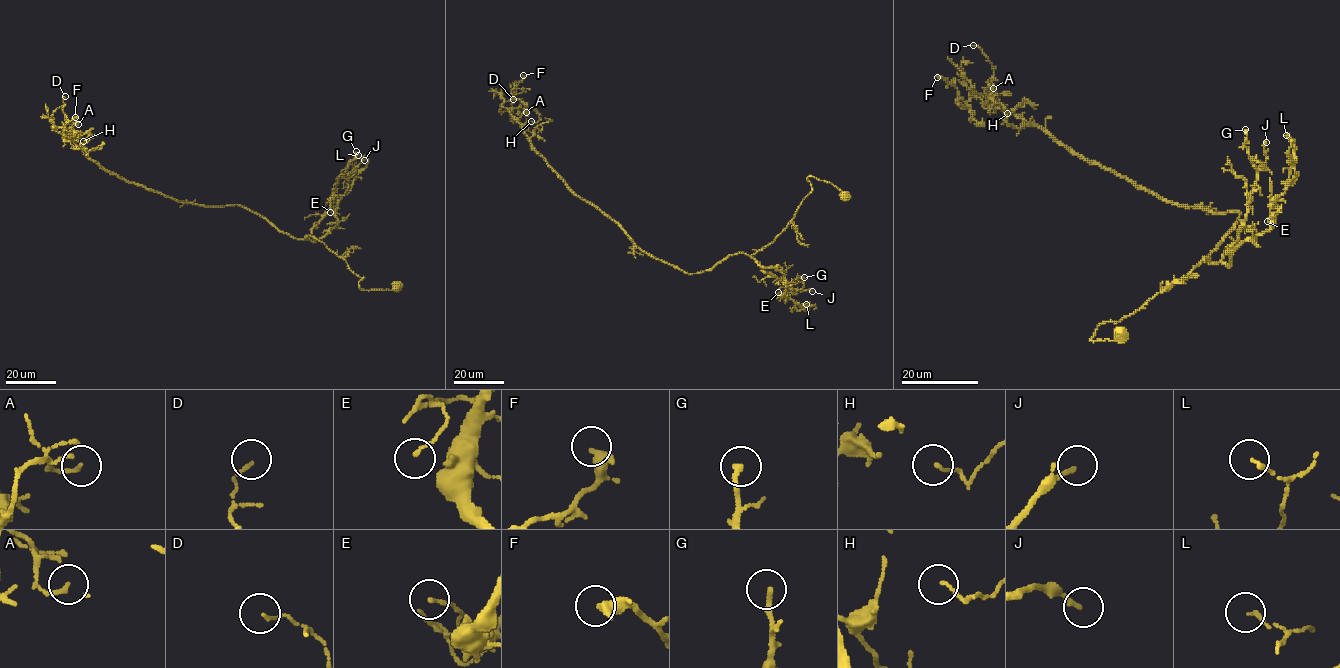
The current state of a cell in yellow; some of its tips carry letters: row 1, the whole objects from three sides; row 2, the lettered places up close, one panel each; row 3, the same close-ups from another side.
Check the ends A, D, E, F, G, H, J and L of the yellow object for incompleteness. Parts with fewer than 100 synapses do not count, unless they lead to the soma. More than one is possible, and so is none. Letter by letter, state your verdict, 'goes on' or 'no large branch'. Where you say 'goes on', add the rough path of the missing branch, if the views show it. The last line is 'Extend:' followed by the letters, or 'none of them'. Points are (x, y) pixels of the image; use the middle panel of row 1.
A: no large branch
D: no large branch
E: no large branch
F: no large branch
G: no large branch
H: no large branch
J: no large branch
L: no large branch
Extend: none of them

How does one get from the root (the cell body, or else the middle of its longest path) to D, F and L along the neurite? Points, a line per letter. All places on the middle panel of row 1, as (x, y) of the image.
D: (844, 196), (809, 176), (772, 242), (685, 273), (569, 187), (500, 112), (513, 99)
F: (844, 196), (809, 176), (812, 191), (772, 242), (685, 273), (643, 252), (536, 150), (502, 105), (523, 75)
L: (844, 196), (809, 176), (812, 191), (792, 221), (751, 255), (783, 274), (784, 295), (809, 309), (806, 304)

